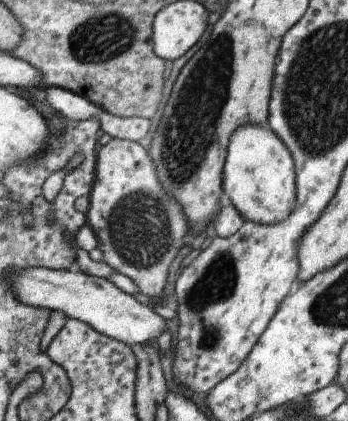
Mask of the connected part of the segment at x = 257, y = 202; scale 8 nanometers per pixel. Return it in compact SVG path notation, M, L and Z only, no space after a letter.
M245 126L232 136L224 168L224 192L245 220L262 225L286 221L296 211L296 161L291 149L271 128Z

